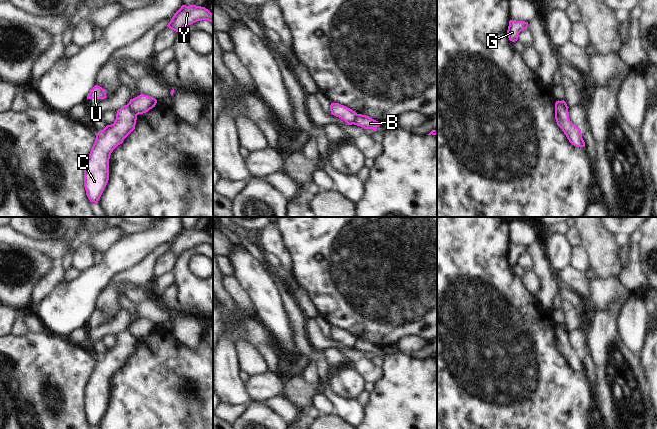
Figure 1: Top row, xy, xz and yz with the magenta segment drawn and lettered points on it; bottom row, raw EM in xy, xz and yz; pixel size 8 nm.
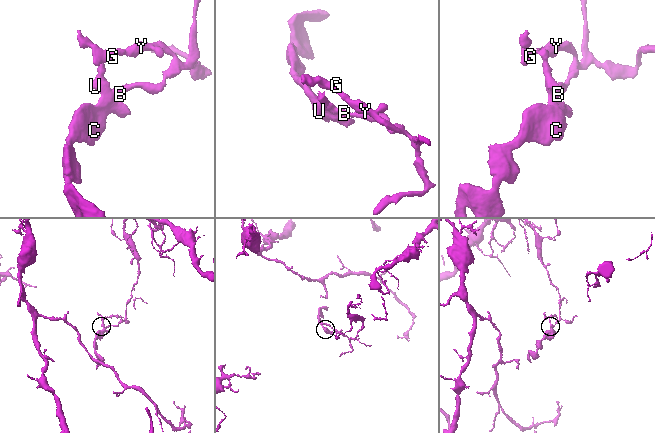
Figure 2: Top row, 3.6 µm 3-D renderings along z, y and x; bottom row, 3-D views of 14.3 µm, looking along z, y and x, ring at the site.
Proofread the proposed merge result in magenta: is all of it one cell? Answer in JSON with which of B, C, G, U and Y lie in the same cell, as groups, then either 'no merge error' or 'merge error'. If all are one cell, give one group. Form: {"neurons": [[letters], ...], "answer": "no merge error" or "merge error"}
{"neurons": [["B", "G", "Y"], ["C", "U"]], "answer": "merge error"}

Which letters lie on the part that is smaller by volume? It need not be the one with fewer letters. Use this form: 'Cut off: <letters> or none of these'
Cut off: C, U

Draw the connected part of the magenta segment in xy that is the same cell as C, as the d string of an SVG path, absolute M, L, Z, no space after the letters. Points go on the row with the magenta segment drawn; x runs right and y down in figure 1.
M127 105L117 110L113 124L96 133L95 142L87 158L84 170L84 187L90 202L98 203L109 180L109 159L113 150L135 129L137 115Z

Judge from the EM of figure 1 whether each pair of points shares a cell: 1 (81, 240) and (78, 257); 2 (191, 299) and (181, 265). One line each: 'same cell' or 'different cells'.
1: different cells
2: same cell

